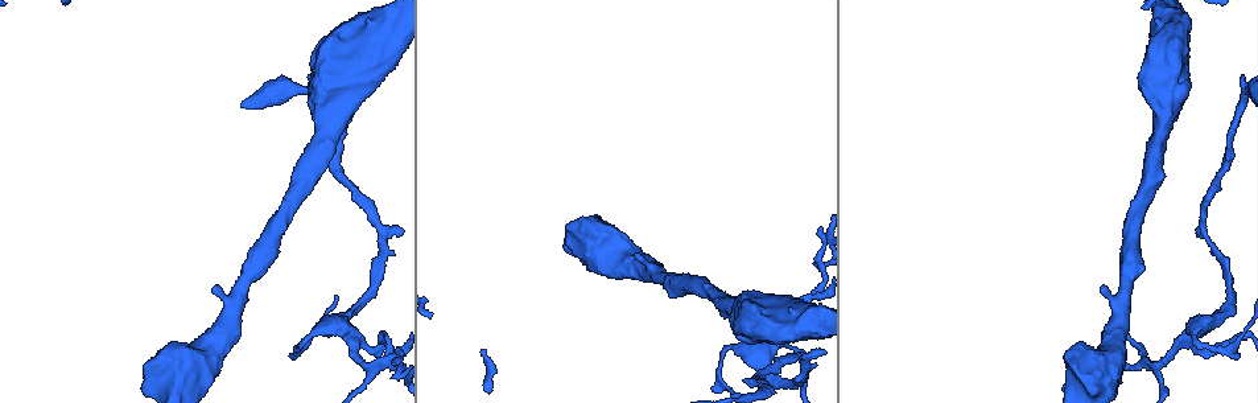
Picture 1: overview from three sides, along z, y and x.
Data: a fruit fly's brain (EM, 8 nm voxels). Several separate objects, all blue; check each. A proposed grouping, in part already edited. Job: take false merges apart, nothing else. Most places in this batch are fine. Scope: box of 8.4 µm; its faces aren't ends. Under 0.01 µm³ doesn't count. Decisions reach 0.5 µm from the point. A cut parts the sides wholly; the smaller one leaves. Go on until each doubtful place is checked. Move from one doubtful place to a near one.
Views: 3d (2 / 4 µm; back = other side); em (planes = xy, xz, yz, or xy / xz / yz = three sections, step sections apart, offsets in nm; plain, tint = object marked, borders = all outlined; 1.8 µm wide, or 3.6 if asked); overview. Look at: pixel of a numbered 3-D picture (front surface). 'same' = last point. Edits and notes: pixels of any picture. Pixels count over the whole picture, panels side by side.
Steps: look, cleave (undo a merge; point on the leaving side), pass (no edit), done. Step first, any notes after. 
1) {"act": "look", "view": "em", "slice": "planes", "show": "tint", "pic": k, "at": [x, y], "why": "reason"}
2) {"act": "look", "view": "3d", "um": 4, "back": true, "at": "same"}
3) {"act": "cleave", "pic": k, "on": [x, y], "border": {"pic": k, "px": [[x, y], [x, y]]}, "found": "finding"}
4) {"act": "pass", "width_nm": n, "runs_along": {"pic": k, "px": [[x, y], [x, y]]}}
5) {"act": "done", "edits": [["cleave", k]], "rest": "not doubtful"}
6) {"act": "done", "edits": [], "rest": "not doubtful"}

{"act": "look", "view": "em", "slice": "planes", "show": "borders", "pic": 1, "at": [305, 342], "why": "sharp bend"}

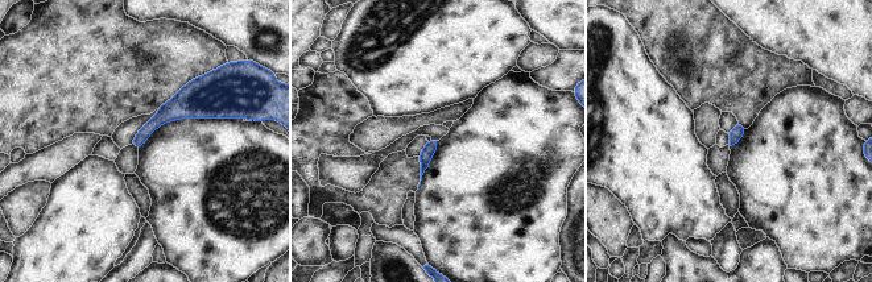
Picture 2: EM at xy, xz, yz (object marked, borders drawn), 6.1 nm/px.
{"act": "pass", "width_nm": 80, "found": "all the same cell"}

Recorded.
{"act": "look", "view": "3d", "um": 2, "pic": 1, "at": [760, 355], "why": "abrupt turn"}

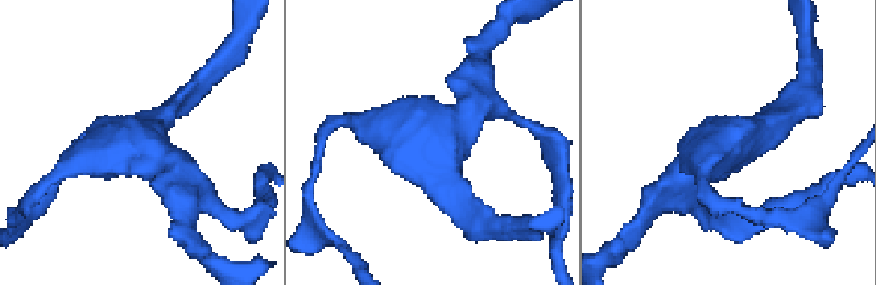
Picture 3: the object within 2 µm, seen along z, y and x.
{"act": "look", "view": "em", "slice": "planes", "show": "borders", "pic": 3, "at": [437, 150], "arms": 4}

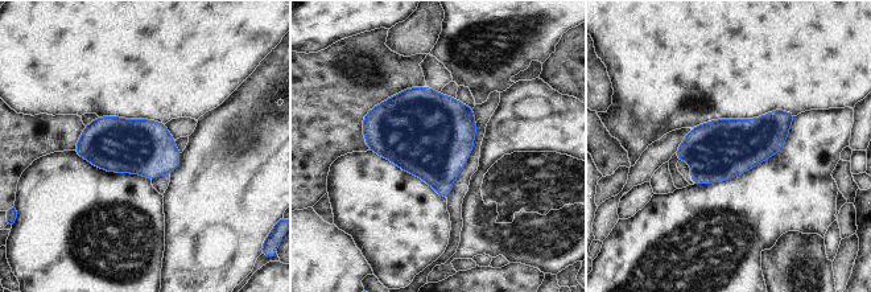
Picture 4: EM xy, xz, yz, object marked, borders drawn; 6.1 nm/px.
{"act": "pass", "found": "continuous, no second cell"}

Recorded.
{"act": "look", "view": "3d", "um": 4, "pic": 1, "at": [1172, 354], "why": "sharp bend"}

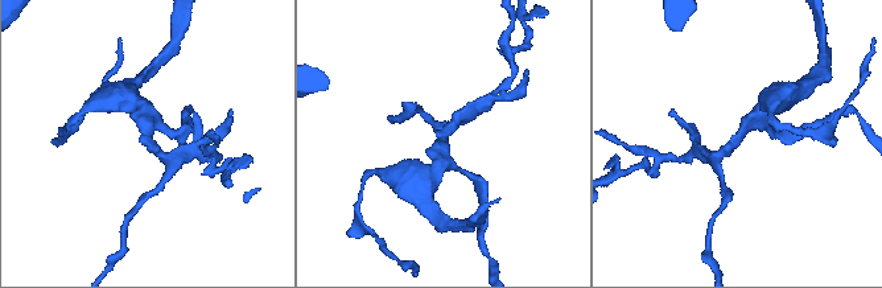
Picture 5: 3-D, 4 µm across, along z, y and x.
{"act": "look", "view": "em", "slice": "xy", "step": 8, "show": "tint", "pic": 5, "at": [442, 133], "arms": 3, "why": "now the EM"}

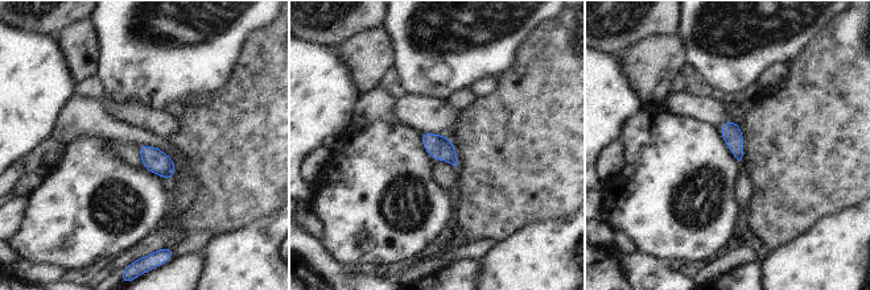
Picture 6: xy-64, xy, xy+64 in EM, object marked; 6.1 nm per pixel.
{"act": "look", "view": "em", "slice": "xz", "step": 16, "show": "borders", "at": "same", "why": "another direction"}

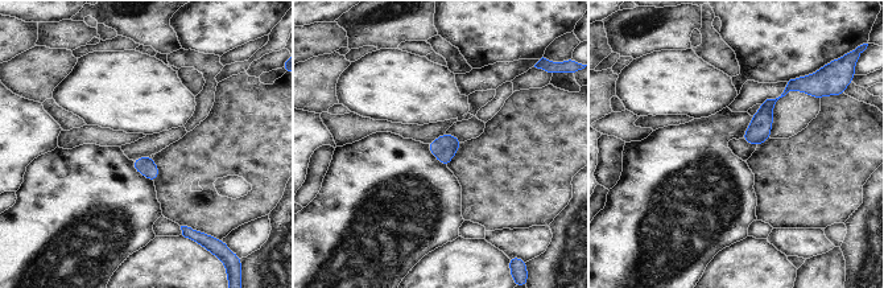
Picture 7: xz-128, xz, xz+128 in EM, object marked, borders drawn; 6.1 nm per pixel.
{"act": "pass", "width_nm": 50, "found": "one cell here"}

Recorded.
{"act": "done", "edits": [], "rest": "not doubtful"}

